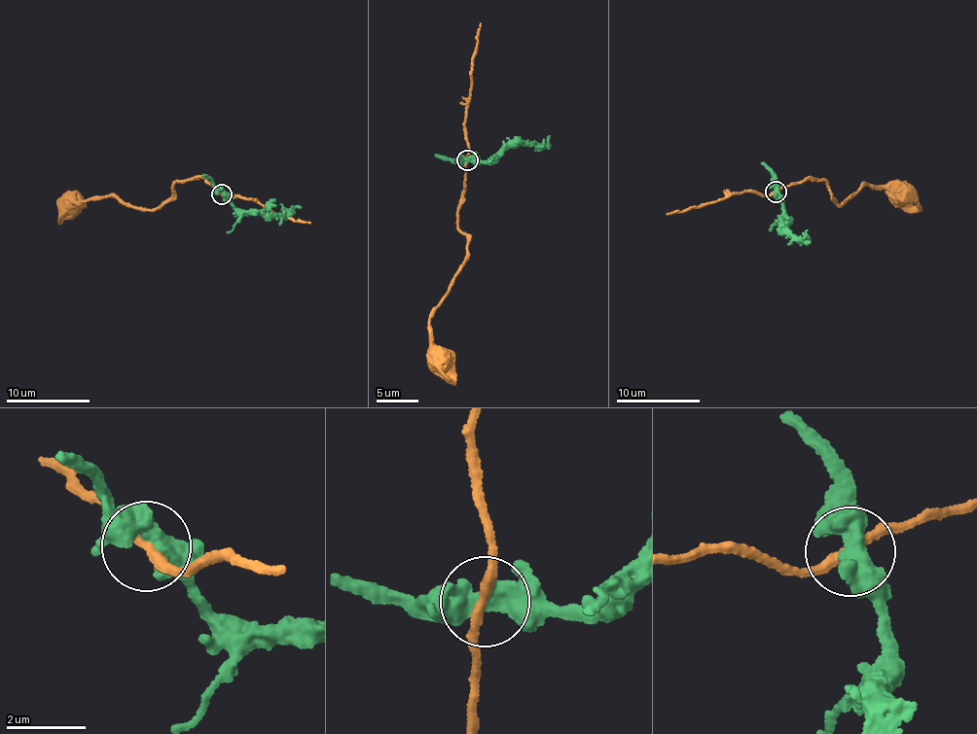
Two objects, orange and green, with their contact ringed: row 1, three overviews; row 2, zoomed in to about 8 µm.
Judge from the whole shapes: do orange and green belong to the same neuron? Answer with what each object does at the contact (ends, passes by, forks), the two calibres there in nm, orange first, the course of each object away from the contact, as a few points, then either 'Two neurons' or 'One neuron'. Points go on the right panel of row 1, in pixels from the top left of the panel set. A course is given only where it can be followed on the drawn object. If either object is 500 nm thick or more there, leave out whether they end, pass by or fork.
Thickness 240 nm (orange) against 550 nm. Course of orange: (777, 191), (811, 179), (823, 179), (840, 205), (864, 182), (869, 186), (885, 185), (914, 202), (921, 211). Course of green: (777, 191), (784, 211), (782, 222), (799, 237), (808, 239), (803, 238). One neuron

